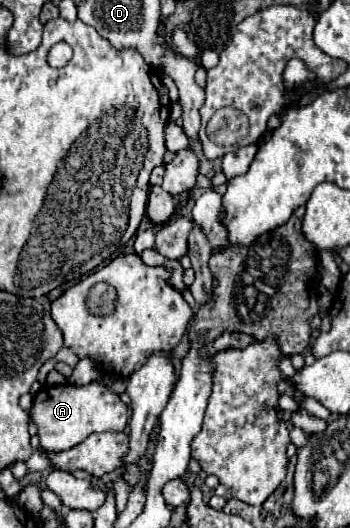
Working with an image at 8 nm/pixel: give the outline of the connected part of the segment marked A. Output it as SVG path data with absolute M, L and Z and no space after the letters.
M92 381L88 385L44 385L28 411L30 421L38 427L40 447L48 453L62 453L82 443L92 433L124 431L128 425L128 407L114 391L106 391L106 385Z

